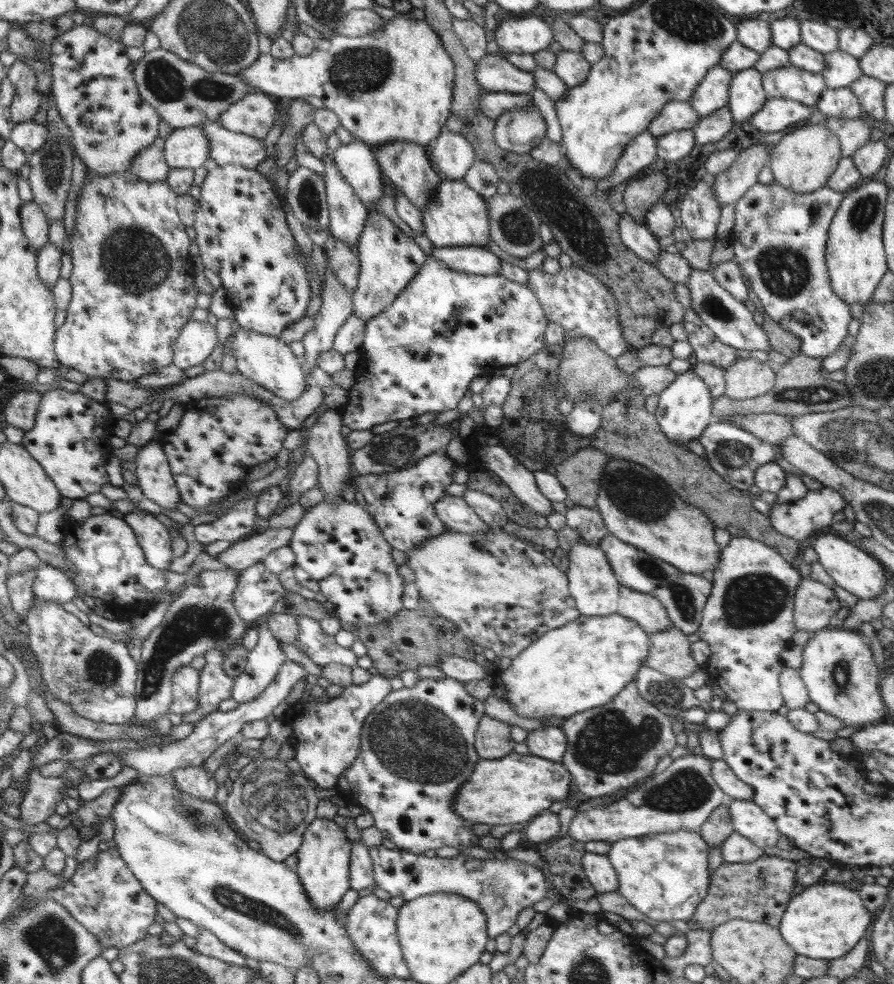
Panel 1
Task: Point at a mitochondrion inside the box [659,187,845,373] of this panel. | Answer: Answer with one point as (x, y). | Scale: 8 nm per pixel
(785, 273)

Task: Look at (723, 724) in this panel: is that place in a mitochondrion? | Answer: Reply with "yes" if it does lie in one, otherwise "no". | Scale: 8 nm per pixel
no

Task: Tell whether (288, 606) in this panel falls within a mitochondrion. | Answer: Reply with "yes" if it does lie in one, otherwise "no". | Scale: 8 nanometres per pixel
no

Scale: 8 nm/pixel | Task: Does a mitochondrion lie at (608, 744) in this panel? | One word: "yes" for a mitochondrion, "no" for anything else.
yes

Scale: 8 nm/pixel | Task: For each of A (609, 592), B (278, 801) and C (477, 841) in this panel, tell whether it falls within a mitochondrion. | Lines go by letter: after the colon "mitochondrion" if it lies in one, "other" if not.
A: other
B: mitochondrion
C: other

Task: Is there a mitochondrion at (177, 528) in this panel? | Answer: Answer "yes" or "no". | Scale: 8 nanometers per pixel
no

